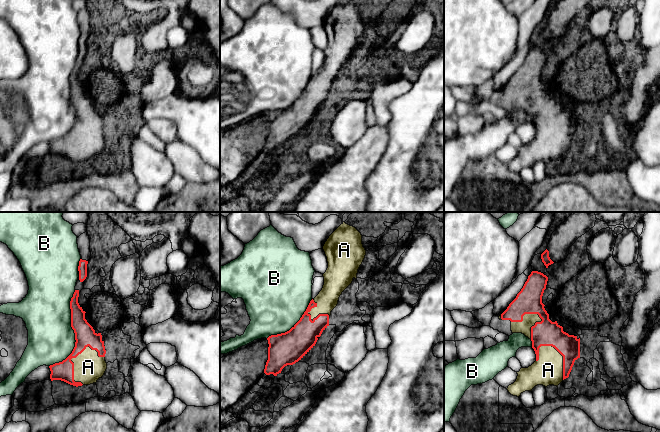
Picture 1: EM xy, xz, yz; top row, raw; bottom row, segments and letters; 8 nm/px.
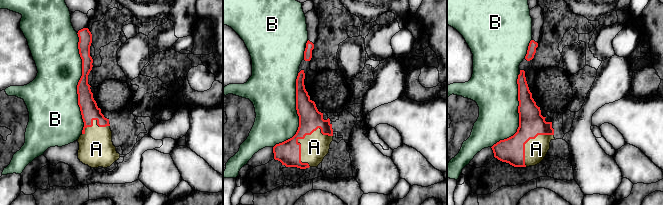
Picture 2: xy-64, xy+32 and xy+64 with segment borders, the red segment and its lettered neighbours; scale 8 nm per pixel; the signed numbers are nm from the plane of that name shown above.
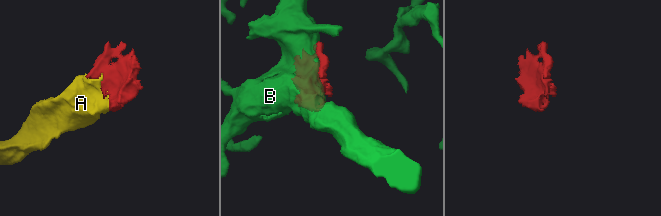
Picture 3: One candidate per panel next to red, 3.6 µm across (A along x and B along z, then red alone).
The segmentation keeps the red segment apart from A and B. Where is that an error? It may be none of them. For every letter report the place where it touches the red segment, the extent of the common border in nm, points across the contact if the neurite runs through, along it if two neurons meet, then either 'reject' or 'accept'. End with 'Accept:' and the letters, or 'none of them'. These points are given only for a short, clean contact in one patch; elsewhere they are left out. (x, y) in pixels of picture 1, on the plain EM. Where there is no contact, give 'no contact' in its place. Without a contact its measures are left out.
A: xy (78, 130) | 320 nm | accept
B: xy (74, 108) | 650 nm | reject
Accept: A

